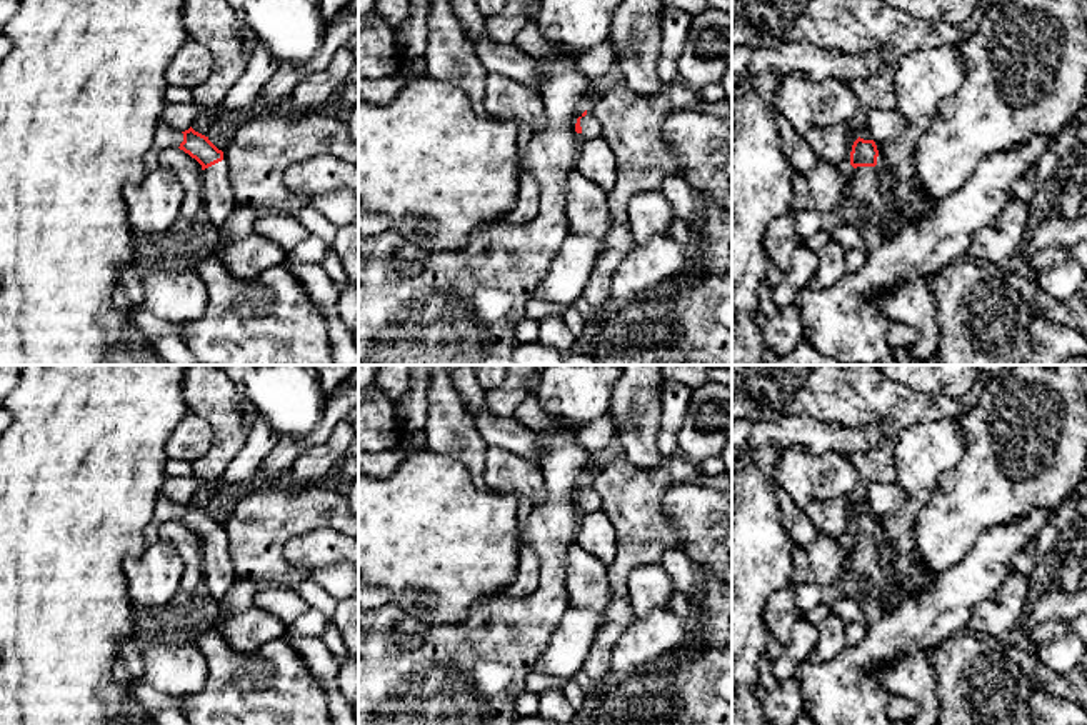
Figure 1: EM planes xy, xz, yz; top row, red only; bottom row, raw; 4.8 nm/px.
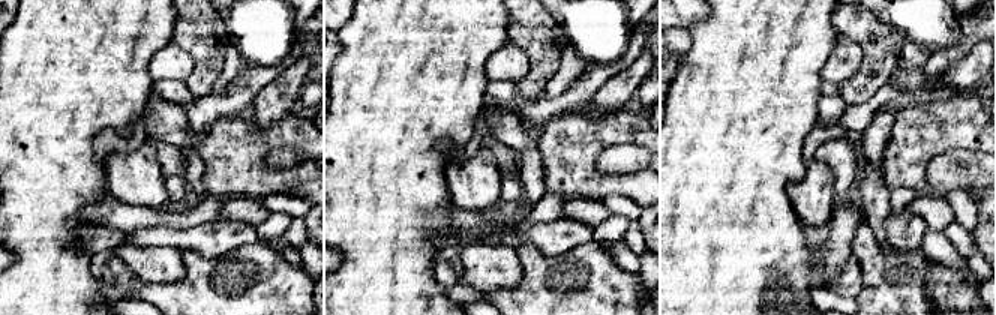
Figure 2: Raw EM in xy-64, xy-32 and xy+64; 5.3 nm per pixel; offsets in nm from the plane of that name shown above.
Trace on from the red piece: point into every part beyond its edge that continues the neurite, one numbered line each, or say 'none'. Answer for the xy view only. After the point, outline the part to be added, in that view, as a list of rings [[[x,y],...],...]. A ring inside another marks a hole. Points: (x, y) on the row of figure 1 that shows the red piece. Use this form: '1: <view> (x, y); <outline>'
1: xy (219, 202); [[[223,160],[202,170],[202,188],[205,210],[203,220],[207,220],[217,232],[225,230],[237,203],[228,178],[228,167]]]

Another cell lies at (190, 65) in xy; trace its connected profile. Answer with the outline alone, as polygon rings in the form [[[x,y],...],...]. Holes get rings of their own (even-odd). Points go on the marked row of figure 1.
[[[188,38],[170,60],[165,70],[165,80],[168,85],[195,88],[203,83],[210,73],[212,55],[208,48]]]

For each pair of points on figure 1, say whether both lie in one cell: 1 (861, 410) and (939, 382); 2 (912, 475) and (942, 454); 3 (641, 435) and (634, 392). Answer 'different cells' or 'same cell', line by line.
1: different cells
2: same cell
3: same cell

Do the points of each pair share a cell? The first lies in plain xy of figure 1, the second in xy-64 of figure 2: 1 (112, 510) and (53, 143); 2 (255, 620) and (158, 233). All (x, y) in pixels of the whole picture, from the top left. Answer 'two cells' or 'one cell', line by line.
1: one cell
2: one cell

